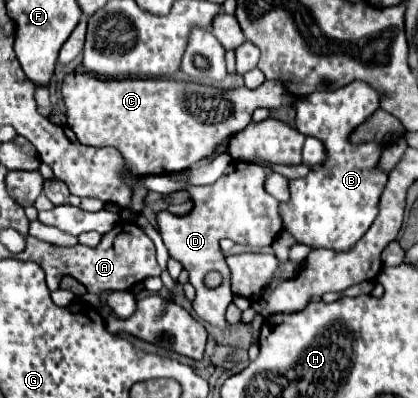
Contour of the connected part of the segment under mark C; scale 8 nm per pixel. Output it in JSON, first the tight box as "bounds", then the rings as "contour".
{"bounds":[62,73,292,213],"contour":[[[70,73],[62,83],[62,99],[66,103],[66,117],[68,127],[76,133],[78,141],[90,147],[116,147],[124,159],[128,171],[136,177],[134,183],[134,197],[128,209],[134,213],[140,213],[142,199],[146,195],[146,187],[142,185],[140,177],[144,175],[164,175],[164,173],[178,173],[186,171],[192,163],[208,157],[214,153],[216,145],[232,135],[242,131],[250,121],[252,113],[258,107],[266,109],[280,109],[286,105],[292,105],[292,93],[288,93],[288,87],[284,81],[264,81],[258,89],[232,89],[232,91],[220,91],[196,83],[184,83],[184,81],[172,81],[172,79],[98,79],[90,73]]]}

